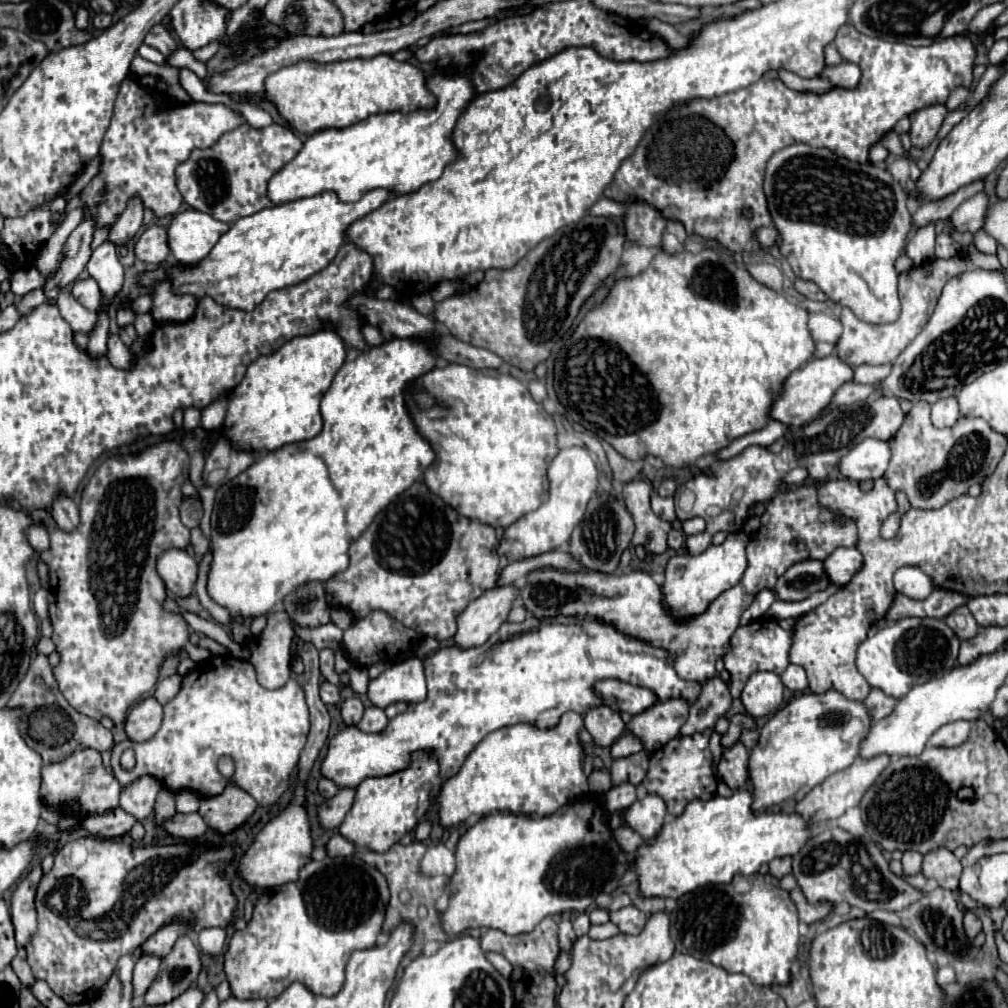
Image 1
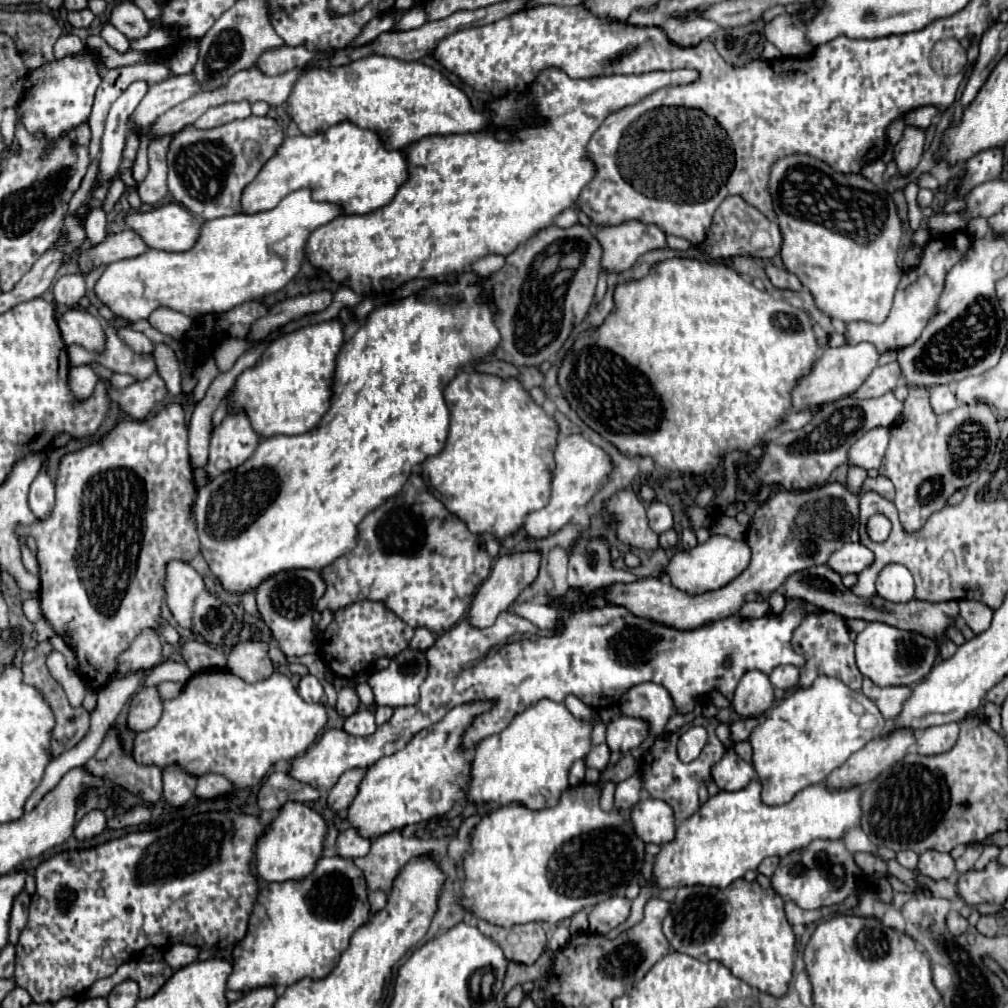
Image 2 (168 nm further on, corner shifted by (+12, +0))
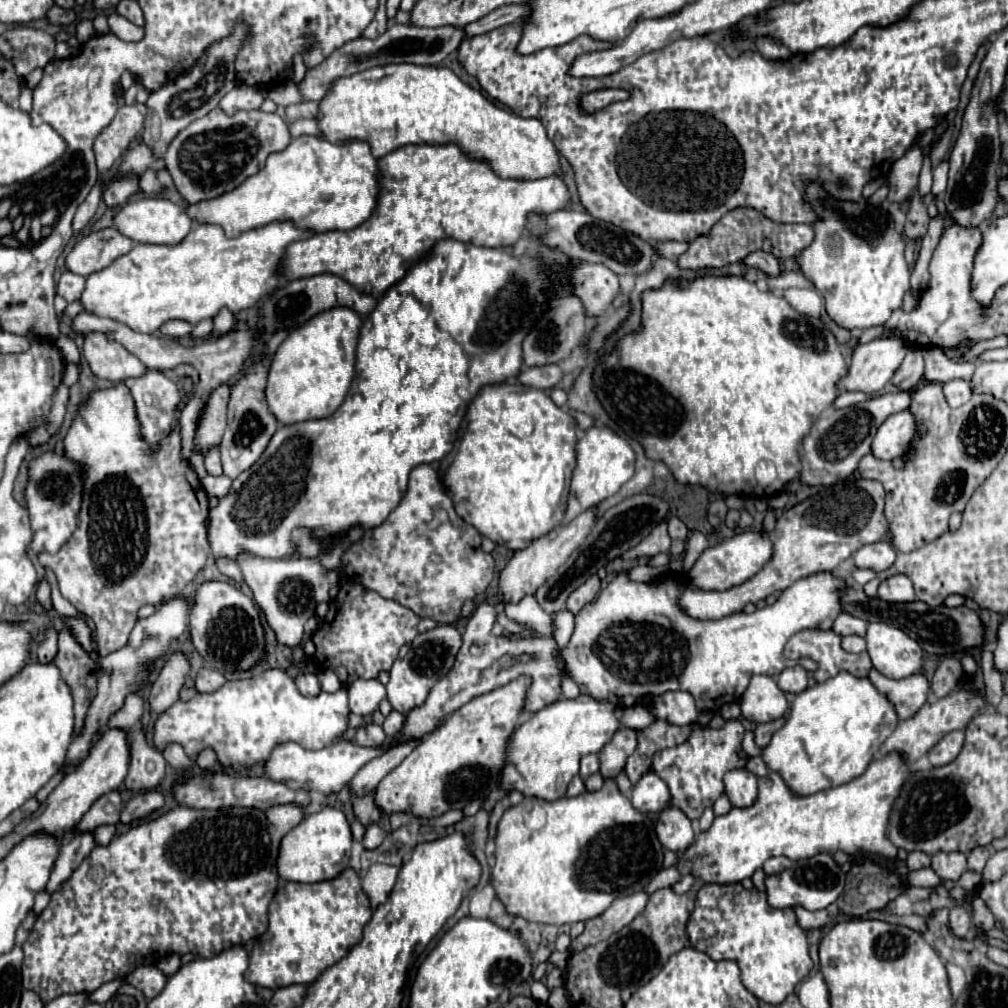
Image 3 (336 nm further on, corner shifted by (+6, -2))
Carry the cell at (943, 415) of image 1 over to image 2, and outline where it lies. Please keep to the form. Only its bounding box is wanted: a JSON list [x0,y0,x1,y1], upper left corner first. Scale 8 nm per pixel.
[931,386,959,414]

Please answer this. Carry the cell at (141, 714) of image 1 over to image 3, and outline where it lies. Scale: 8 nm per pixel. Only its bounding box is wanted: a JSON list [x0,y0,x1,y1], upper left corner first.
[149,654,189,714]

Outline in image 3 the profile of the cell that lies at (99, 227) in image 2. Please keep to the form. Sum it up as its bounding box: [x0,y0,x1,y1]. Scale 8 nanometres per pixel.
[103,178,137,208]

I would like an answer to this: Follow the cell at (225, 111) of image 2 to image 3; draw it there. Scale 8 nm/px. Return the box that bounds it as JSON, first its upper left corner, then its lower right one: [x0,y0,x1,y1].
[219,86,263,116]

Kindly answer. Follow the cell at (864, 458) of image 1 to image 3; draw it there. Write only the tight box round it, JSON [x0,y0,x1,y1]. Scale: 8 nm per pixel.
[871,410,915,462]

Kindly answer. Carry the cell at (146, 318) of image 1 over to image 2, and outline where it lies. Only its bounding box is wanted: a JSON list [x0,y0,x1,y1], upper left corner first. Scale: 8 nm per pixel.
[95,190,341,322]

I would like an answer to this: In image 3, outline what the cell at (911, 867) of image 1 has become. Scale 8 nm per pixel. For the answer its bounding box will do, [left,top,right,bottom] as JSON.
[907,852,931,870]

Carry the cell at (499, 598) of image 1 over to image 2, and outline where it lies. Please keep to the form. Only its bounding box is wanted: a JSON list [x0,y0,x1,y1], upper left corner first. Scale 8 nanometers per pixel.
[467,552,541,628]

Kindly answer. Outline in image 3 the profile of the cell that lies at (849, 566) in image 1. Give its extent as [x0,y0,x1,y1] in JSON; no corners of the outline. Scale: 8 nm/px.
[851,540,895,572]

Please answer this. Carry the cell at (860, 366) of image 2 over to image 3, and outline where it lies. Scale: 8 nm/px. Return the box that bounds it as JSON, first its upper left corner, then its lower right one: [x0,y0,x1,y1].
[837,338,907,394]

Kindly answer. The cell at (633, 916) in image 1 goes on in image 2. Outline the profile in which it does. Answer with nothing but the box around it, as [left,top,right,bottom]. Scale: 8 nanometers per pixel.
[589,898,631,934]

